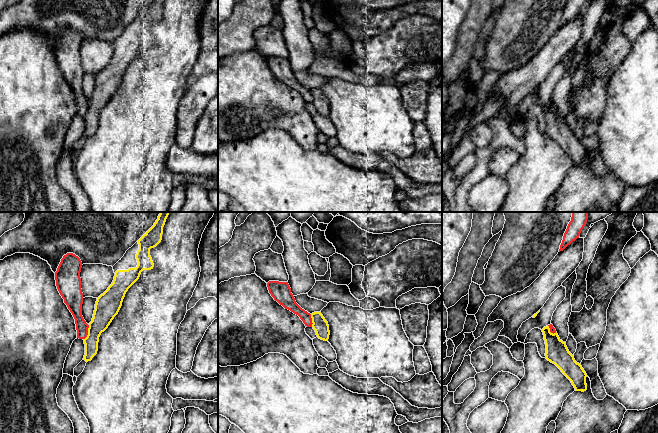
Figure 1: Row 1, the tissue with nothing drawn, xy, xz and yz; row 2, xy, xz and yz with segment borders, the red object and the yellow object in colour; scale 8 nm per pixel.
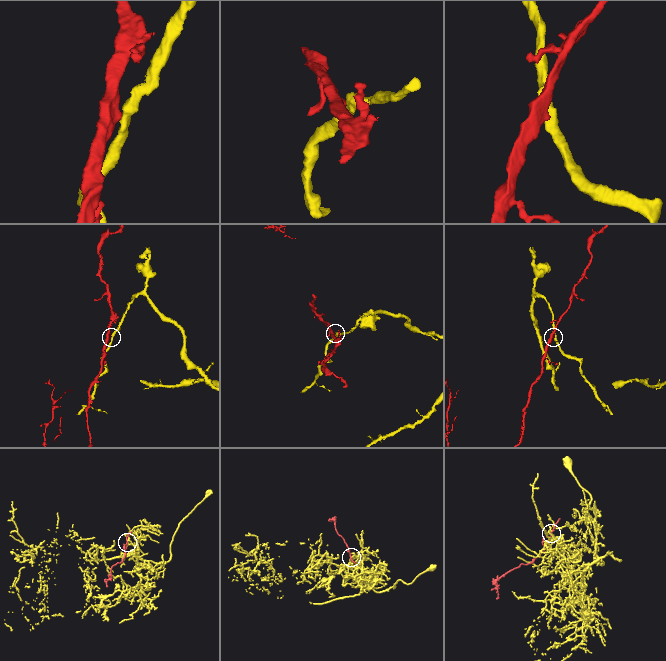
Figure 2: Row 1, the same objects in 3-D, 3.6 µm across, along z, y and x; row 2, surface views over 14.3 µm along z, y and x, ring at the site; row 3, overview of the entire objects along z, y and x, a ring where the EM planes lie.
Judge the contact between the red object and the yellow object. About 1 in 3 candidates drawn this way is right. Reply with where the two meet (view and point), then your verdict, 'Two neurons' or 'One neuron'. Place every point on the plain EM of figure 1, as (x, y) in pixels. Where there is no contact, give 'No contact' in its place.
Touches red at xy (87, 108). Two neurons

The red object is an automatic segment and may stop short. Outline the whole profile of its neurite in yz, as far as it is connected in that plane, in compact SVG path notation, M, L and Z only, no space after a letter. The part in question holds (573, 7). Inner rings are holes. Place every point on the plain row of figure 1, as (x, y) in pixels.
M568 0L560 21L559 28L563 27L568 21L579 14L580 9L585 1L586 0Z

